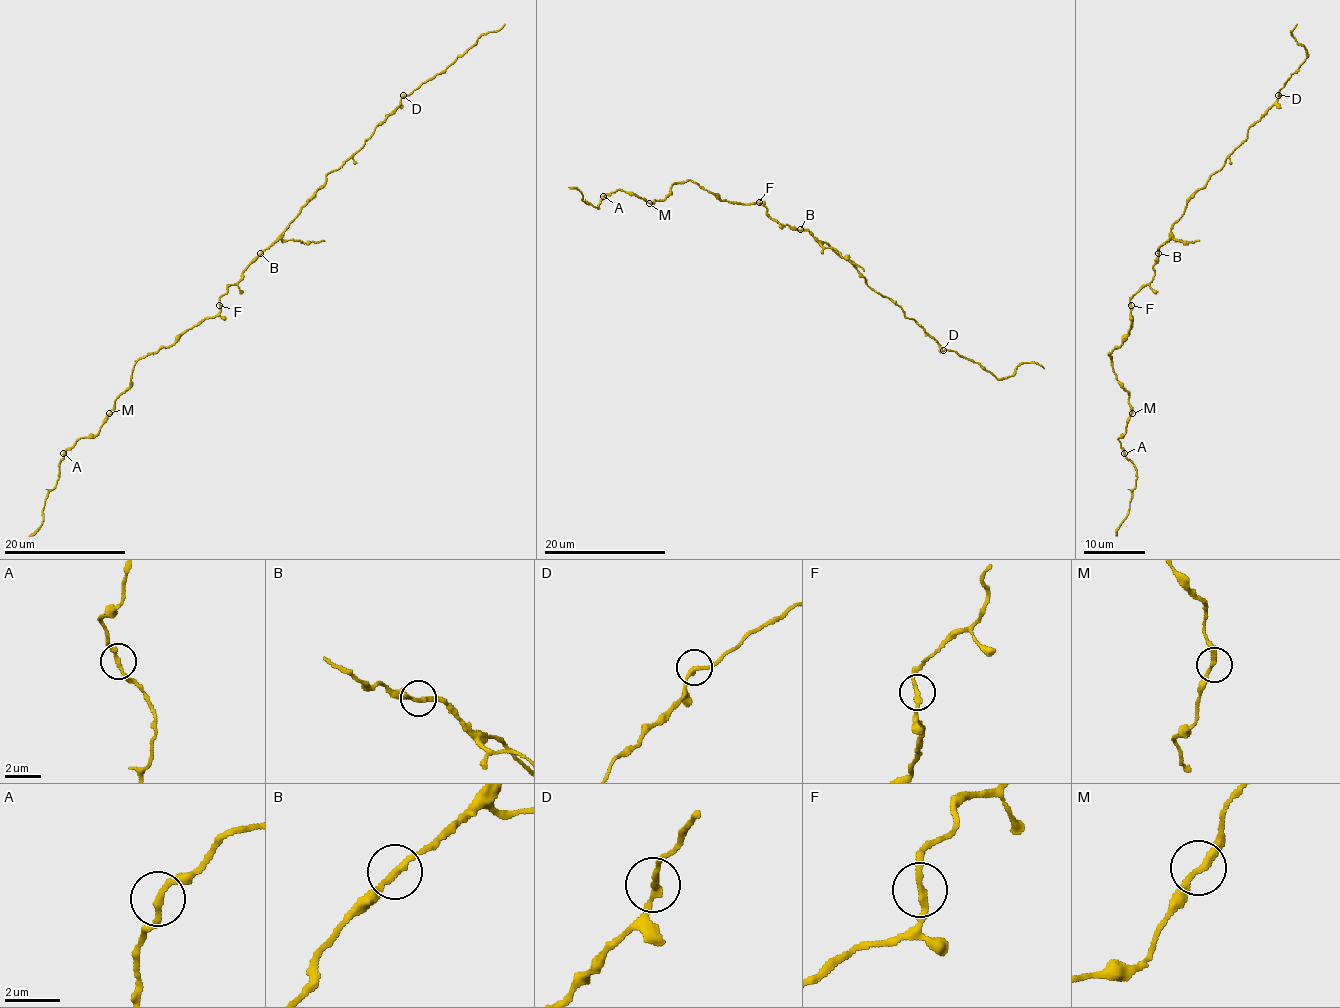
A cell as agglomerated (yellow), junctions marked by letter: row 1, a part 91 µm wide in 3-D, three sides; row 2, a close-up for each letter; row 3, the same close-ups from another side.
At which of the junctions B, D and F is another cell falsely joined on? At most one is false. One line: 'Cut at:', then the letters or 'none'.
Cut at: none

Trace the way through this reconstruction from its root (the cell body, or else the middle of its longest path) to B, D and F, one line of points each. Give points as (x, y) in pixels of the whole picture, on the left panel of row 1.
B: (246, 268), (260, 253)
D: (246, 268), (324, 183), (326, 176), (339, 168), (362, 147), (403, 95)
F: (246, 268), (239, 281), (227, 288), (219, 299), (219, 305)

